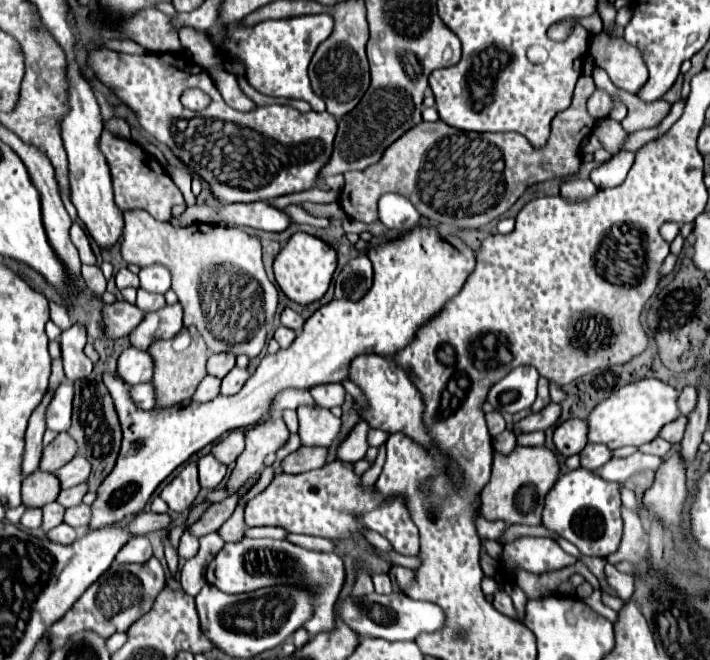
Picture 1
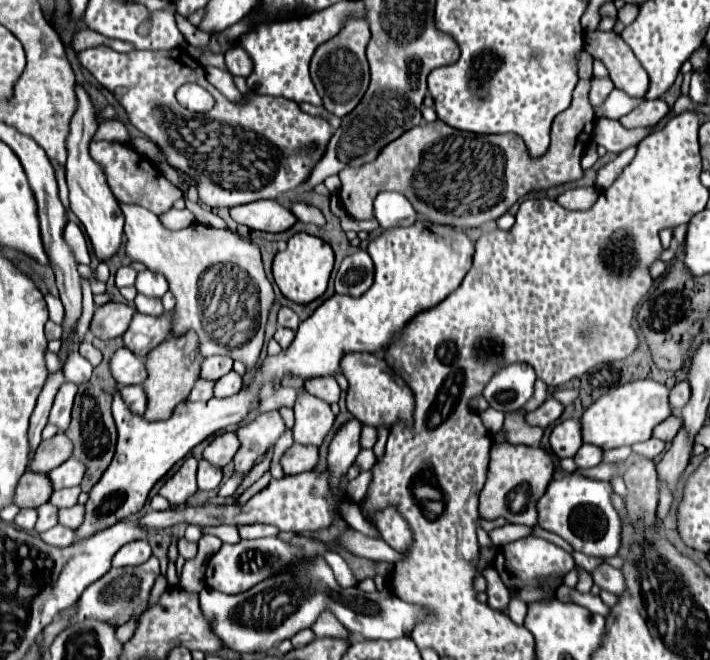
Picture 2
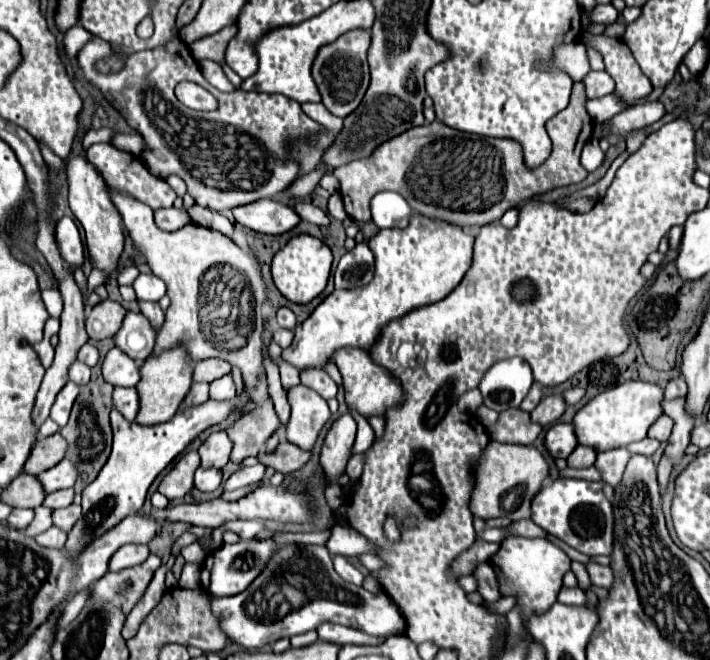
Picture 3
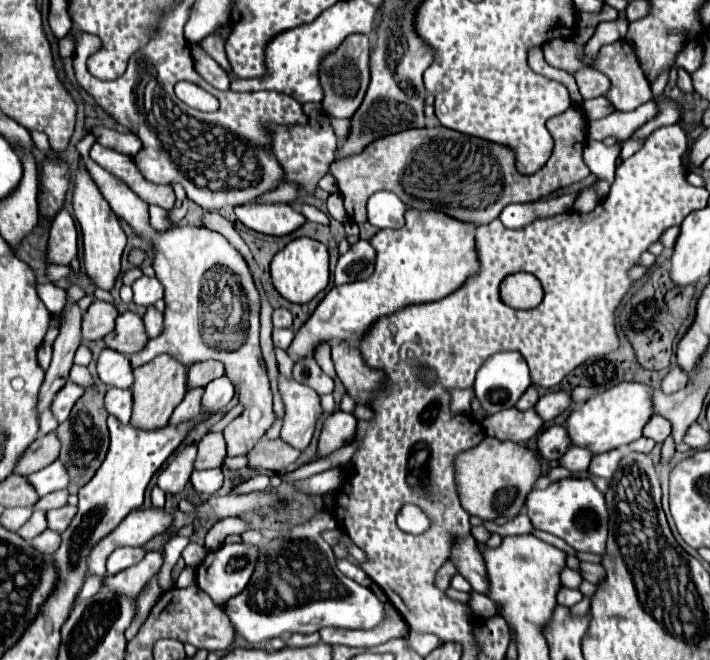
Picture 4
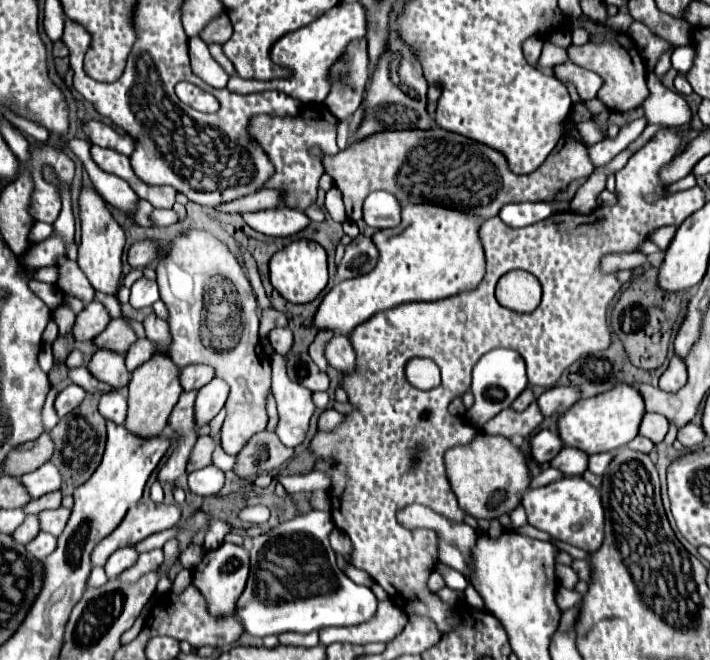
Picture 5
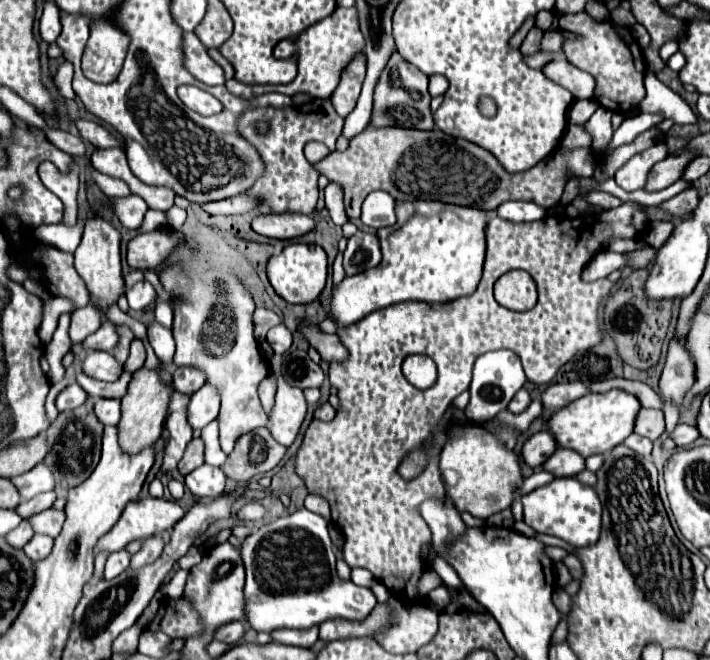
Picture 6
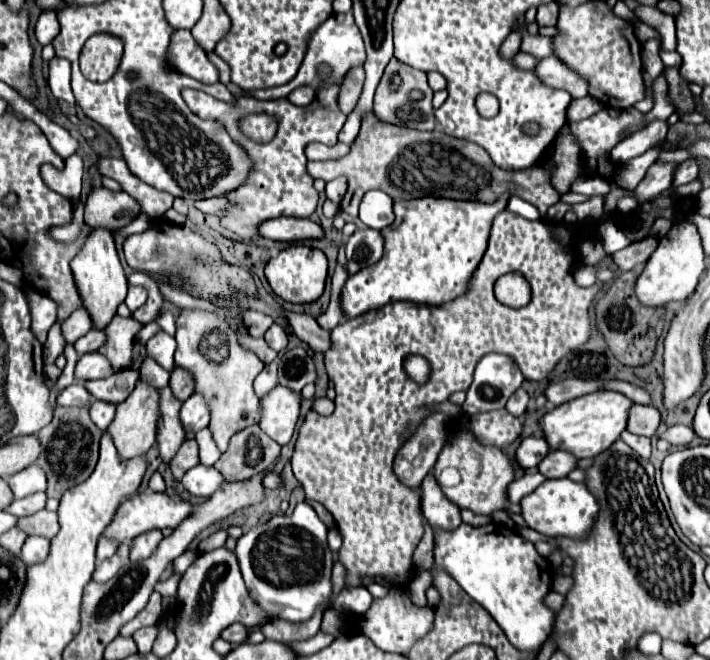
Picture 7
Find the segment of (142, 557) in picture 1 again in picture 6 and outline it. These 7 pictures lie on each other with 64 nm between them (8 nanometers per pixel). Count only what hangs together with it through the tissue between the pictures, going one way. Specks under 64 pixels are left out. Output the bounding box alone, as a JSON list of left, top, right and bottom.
[104,550,132,580]

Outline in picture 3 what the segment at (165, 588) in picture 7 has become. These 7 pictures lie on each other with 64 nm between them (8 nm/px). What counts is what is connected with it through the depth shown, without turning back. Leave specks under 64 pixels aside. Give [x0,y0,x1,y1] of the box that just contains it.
[178,564,202,588]

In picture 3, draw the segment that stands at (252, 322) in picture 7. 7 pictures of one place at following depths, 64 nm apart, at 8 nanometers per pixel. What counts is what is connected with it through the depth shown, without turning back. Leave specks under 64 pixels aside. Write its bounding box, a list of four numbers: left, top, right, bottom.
[278,308,296,330]

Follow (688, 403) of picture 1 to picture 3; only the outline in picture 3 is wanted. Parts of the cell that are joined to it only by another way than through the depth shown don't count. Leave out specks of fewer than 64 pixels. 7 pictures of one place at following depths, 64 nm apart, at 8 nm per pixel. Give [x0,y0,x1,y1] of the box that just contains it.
[664,376,688,400]

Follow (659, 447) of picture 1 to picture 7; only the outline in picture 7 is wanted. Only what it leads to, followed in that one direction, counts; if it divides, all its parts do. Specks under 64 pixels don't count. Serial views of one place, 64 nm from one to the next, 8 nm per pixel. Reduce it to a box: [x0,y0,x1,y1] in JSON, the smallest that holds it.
[622,432,652,458]

